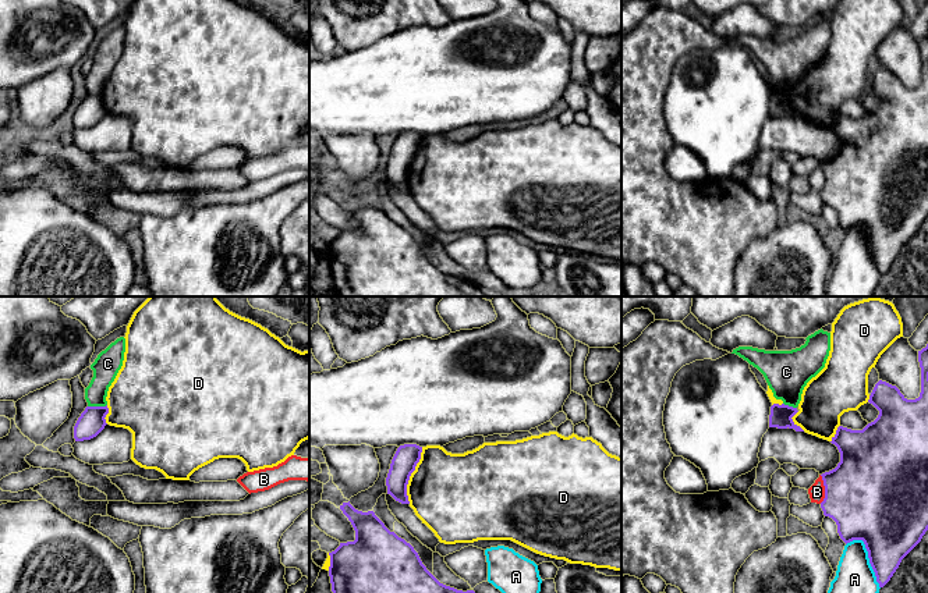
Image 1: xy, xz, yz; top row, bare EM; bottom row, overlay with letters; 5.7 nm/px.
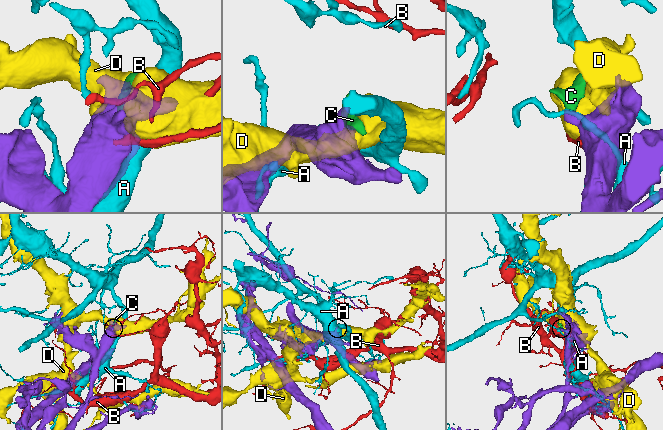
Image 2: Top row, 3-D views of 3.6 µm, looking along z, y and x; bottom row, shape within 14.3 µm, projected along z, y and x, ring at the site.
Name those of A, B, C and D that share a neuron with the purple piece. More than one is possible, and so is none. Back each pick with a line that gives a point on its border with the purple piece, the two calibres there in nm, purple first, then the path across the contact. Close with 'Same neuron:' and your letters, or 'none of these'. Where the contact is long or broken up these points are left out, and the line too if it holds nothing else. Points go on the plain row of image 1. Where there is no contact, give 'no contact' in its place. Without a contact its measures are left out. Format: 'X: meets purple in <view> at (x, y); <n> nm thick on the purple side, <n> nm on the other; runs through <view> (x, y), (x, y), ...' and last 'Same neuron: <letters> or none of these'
Same neuron: none of these

